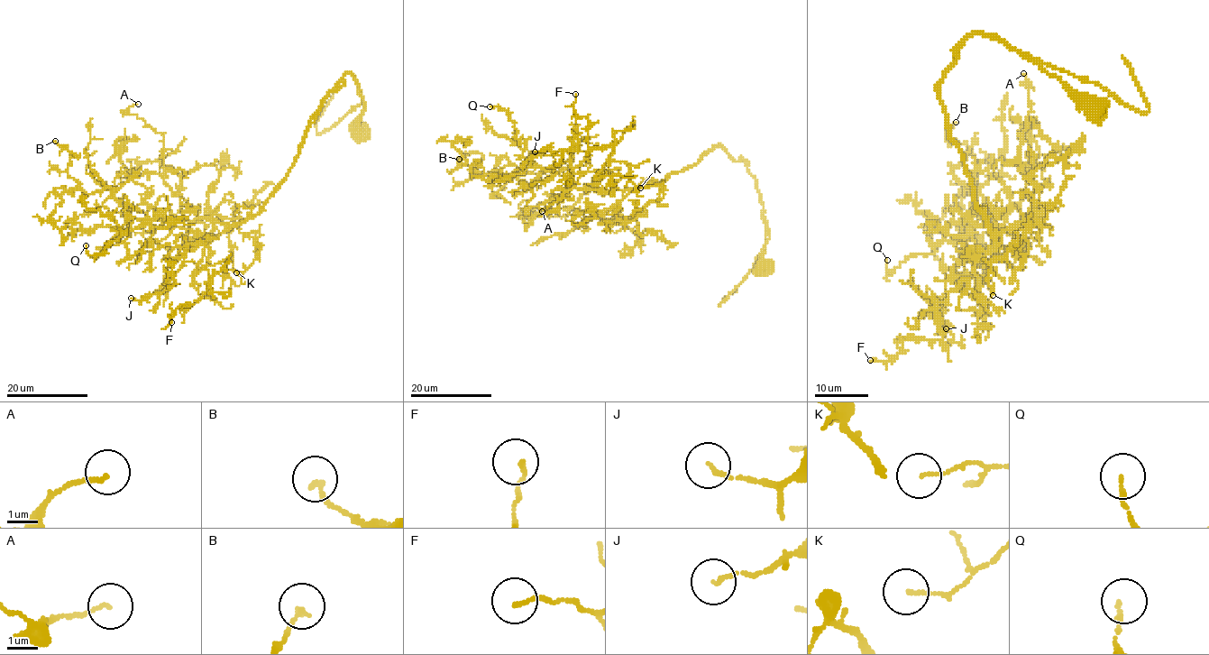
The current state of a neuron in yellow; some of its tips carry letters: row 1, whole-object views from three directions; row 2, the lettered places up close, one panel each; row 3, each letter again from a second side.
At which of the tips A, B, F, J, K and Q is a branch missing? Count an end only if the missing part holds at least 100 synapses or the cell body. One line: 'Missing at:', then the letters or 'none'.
Missing at: none

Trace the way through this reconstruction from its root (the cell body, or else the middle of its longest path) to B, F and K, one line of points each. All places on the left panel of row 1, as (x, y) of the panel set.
B: (359, 131), (348, 73), (264, 207), (216, 237), (87, 193), (55, 141)
F: (359, 131), (365, 104), (348, 73), (264, 207), (204, 247), (197, 273), (209, 272), (209, 289), (171, 322)
K: (359, 131), (365, 104), (348, 73), (264, 207), (236, 224), (210, 216), (232, 218), (260, 247), (236, 272)

